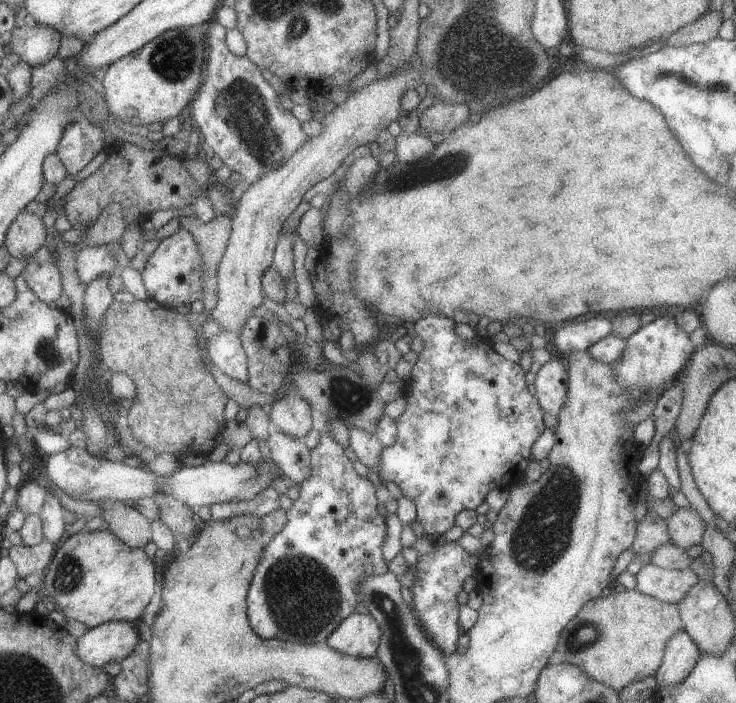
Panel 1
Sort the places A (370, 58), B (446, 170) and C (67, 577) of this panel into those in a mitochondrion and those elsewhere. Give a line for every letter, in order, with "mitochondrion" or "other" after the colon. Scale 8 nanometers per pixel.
A: other
B: mitochondrion
C: mitochondrion

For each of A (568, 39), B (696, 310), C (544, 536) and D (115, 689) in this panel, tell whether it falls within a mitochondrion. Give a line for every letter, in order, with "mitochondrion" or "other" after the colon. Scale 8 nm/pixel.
A: other
B: other
C: mitochondrion
D: other

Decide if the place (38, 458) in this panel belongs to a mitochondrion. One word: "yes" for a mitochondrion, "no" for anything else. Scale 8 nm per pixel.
no

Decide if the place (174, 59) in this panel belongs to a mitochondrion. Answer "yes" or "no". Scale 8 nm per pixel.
yes

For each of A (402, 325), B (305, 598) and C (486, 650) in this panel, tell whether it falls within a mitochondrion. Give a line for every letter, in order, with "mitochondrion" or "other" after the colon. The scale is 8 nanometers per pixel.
A: other
B: mitochondrion
C: other

